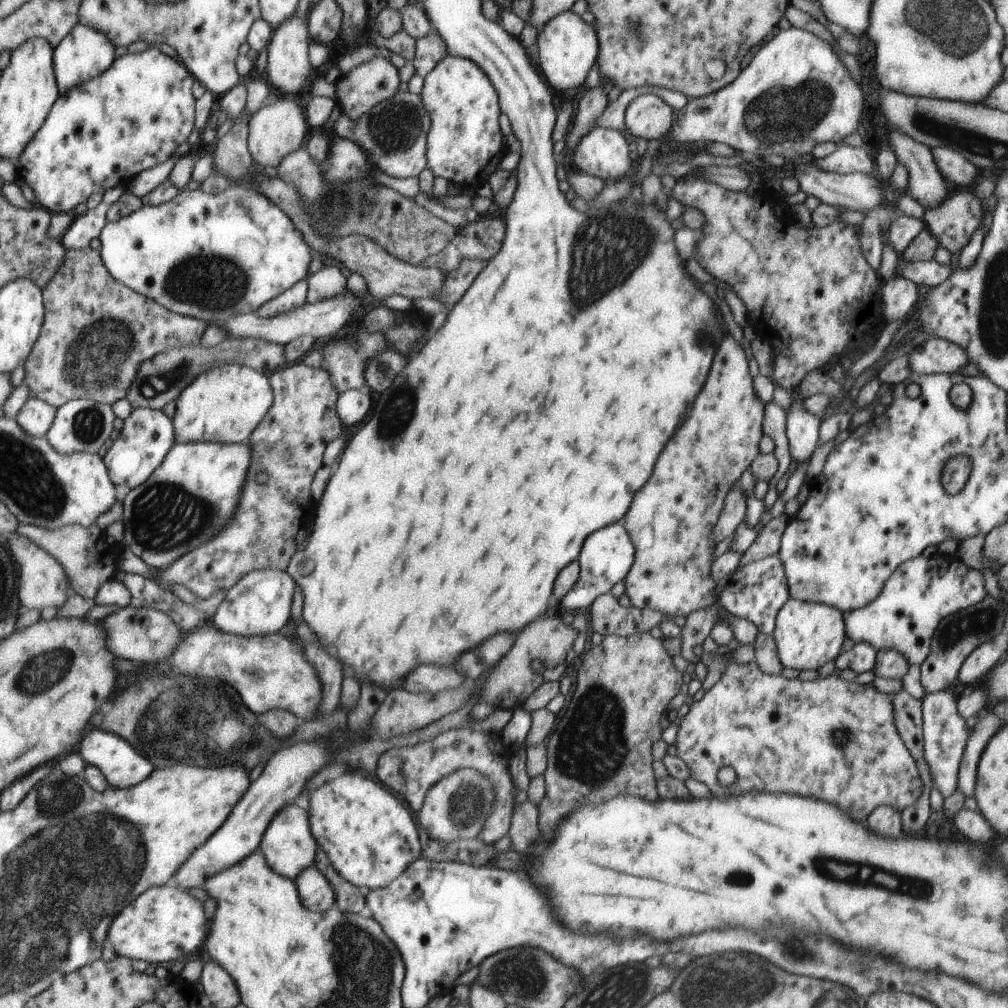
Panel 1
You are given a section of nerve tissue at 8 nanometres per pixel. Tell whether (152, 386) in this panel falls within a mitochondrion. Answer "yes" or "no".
yes

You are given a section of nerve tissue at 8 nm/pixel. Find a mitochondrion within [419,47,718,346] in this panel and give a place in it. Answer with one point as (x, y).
(612, 244)

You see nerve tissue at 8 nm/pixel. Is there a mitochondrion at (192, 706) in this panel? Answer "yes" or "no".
yes

